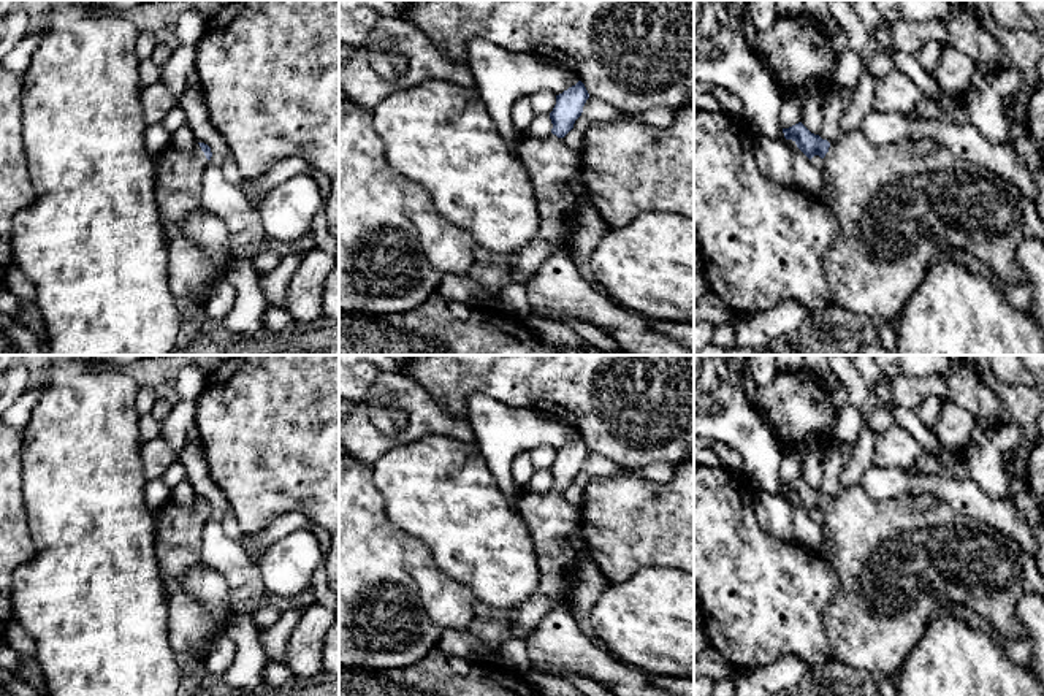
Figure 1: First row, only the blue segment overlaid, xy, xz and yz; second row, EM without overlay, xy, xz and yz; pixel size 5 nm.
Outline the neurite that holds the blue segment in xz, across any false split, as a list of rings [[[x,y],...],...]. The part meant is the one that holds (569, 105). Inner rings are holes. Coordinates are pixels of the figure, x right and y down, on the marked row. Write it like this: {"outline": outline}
{"outline": [[[581,81],[556,95],[550,113],[553,128],[548,135],[524,132],[518,146],[518,159],[526,166],[535,206],[539,230],[520,250],[510,268],[513,281],[529,282],[556,252],[570,252],[572,225],[580,198],[567,190],[569,181],[580,171],[580,152],[570,149],[562,138],[581,116],[589,94]]]}

